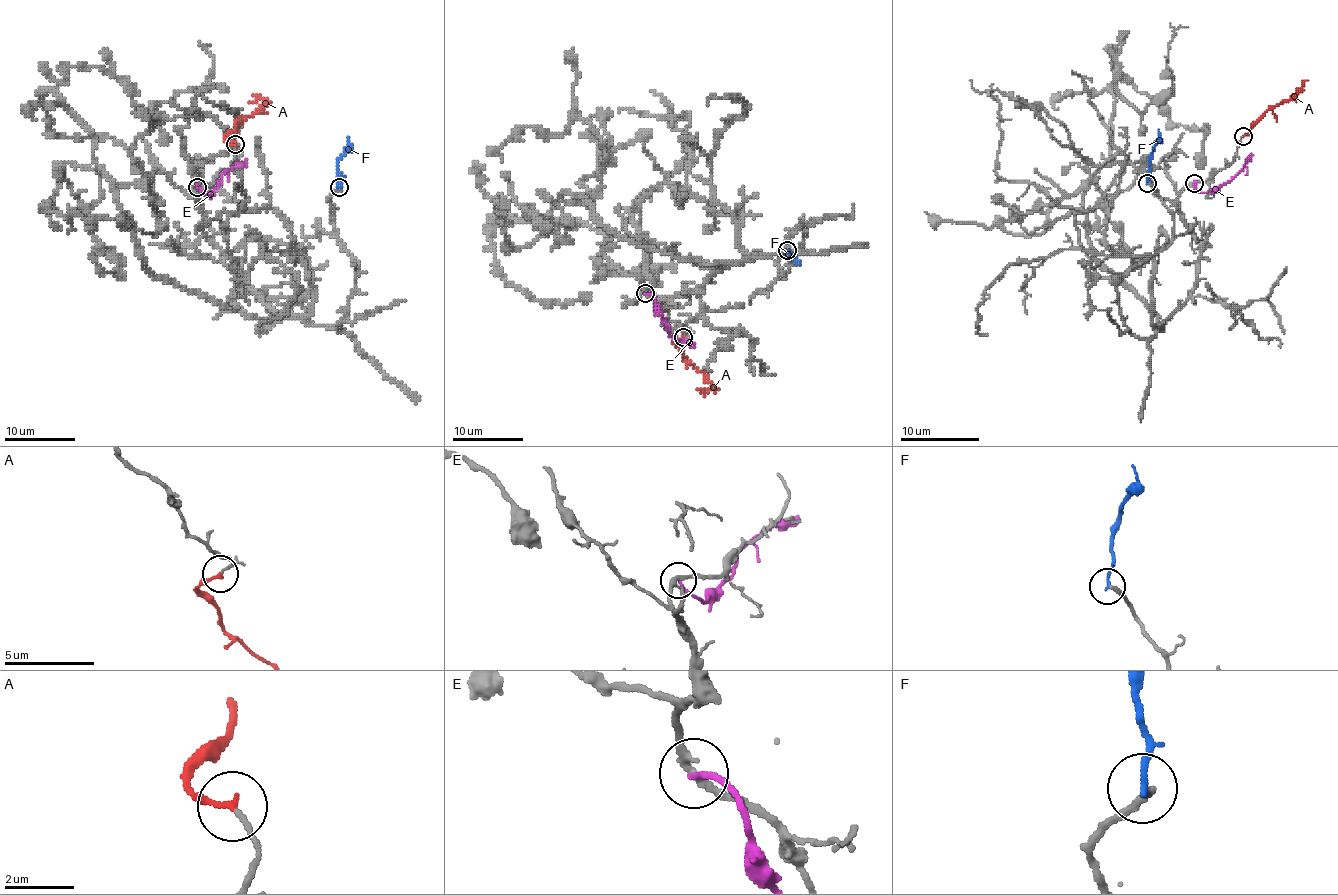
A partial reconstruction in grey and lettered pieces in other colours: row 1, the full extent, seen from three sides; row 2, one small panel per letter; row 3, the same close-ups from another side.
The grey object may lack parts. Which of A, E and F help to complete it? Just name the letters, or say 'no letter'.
A

